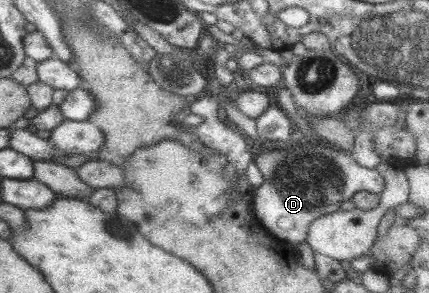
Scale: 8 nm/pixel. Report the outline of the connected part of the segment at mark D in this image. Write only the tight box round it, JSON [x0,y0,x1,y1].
[250,141,383,244]

